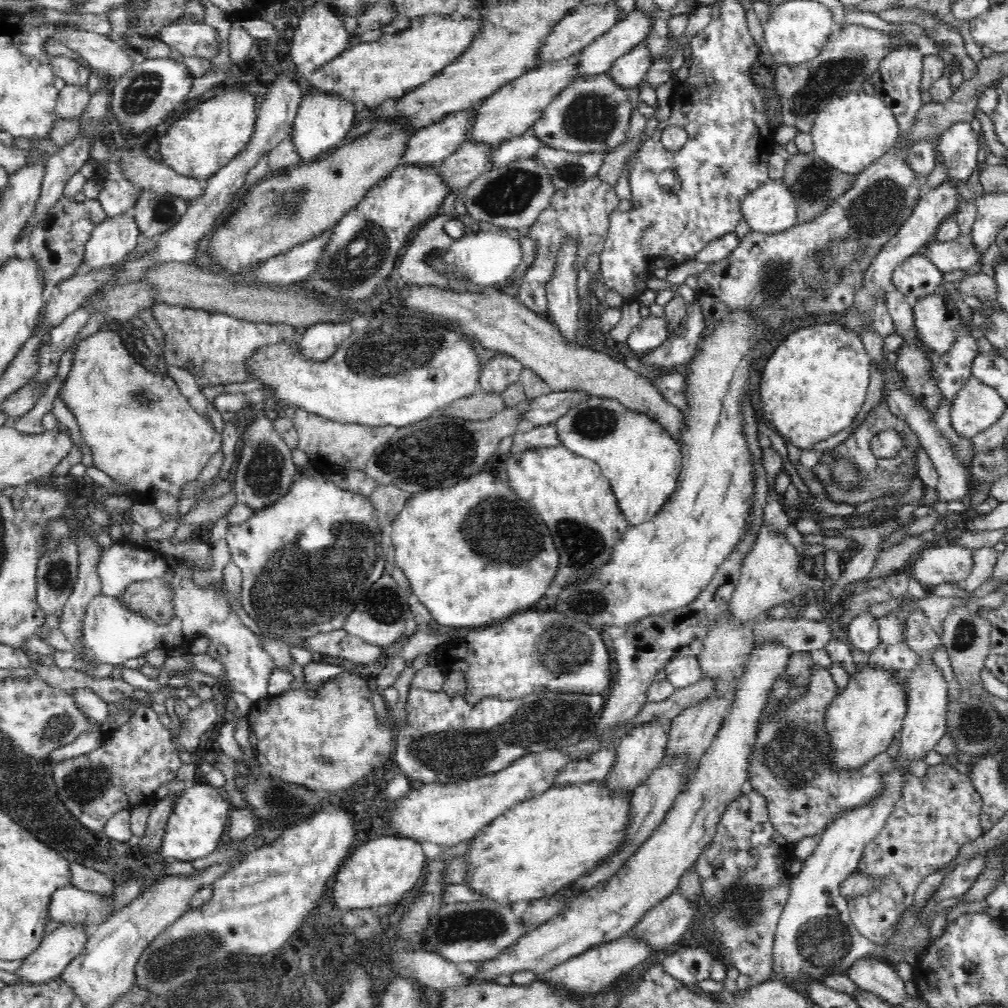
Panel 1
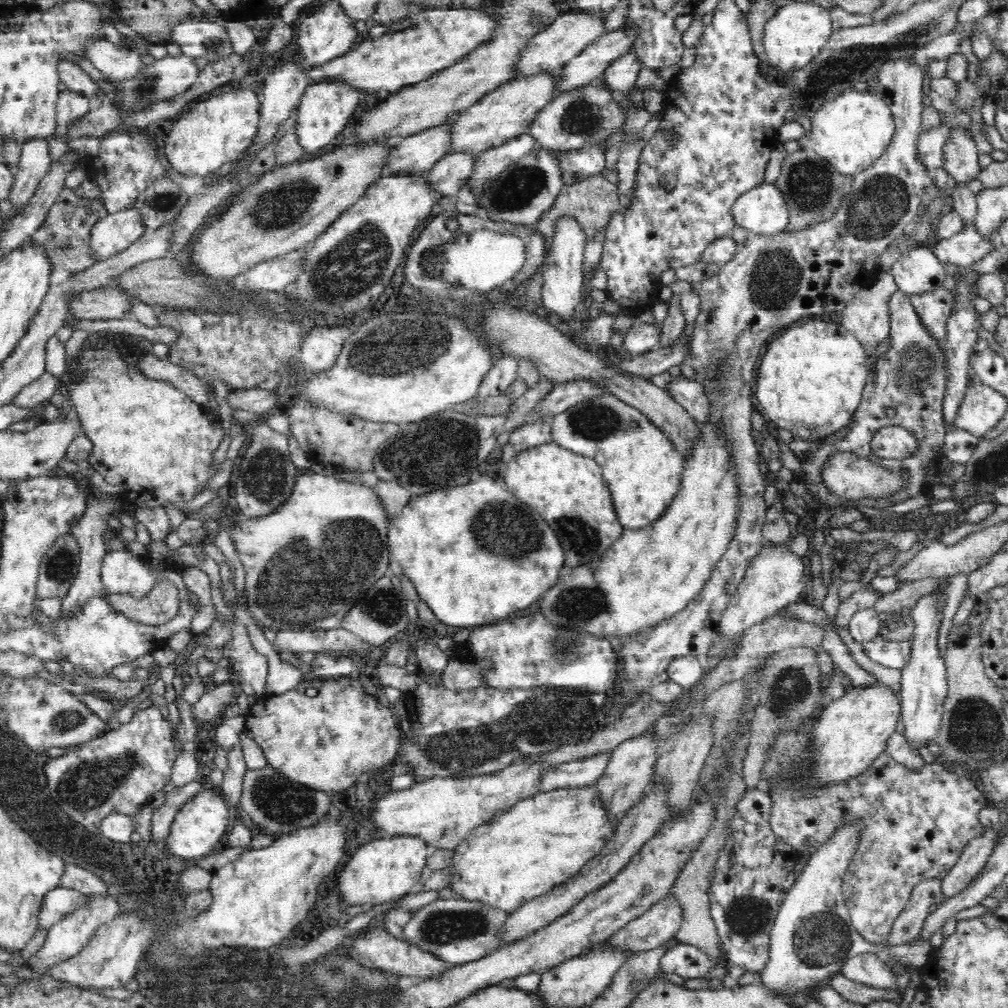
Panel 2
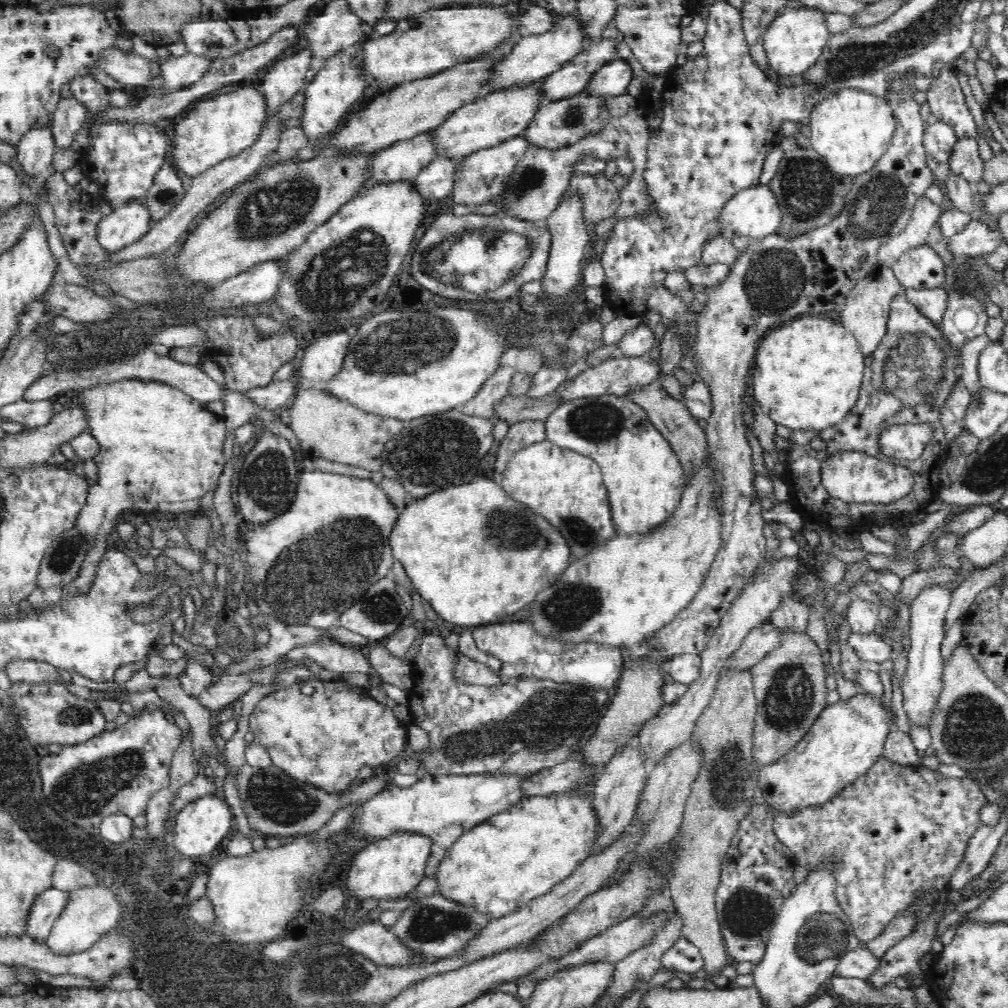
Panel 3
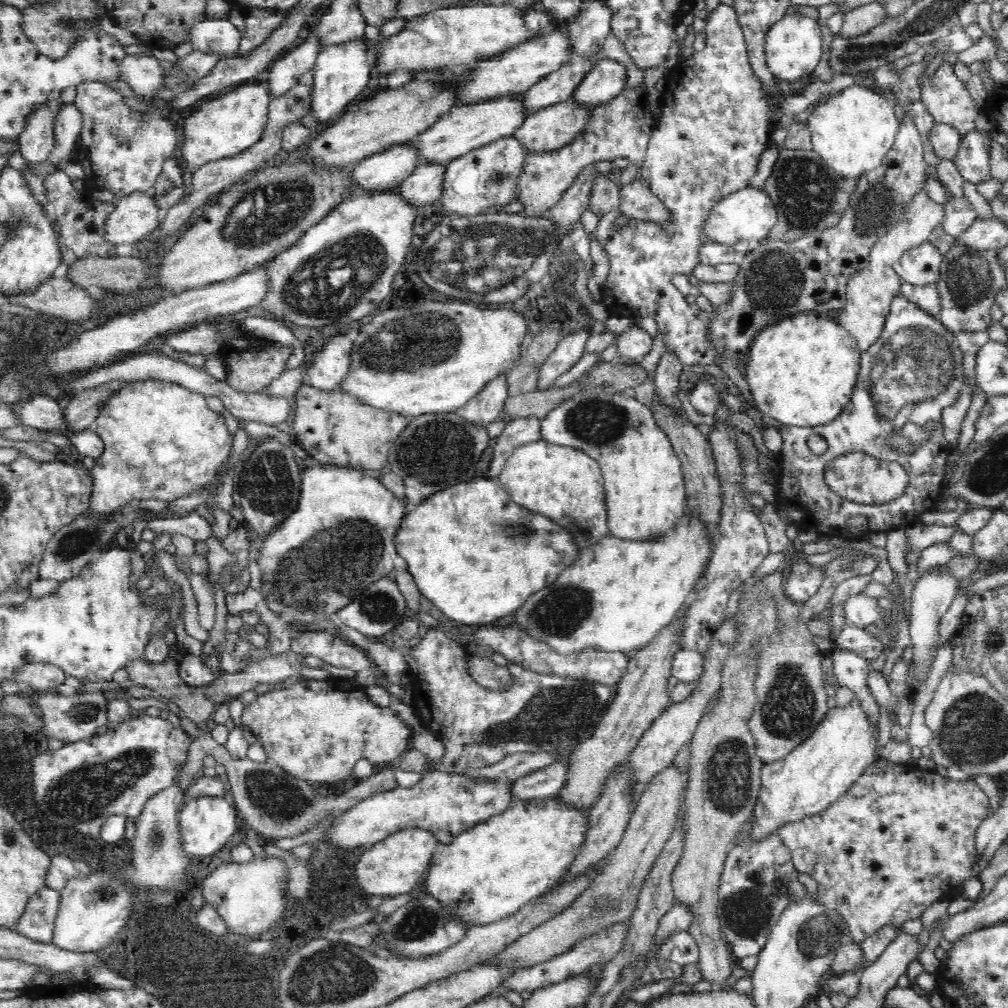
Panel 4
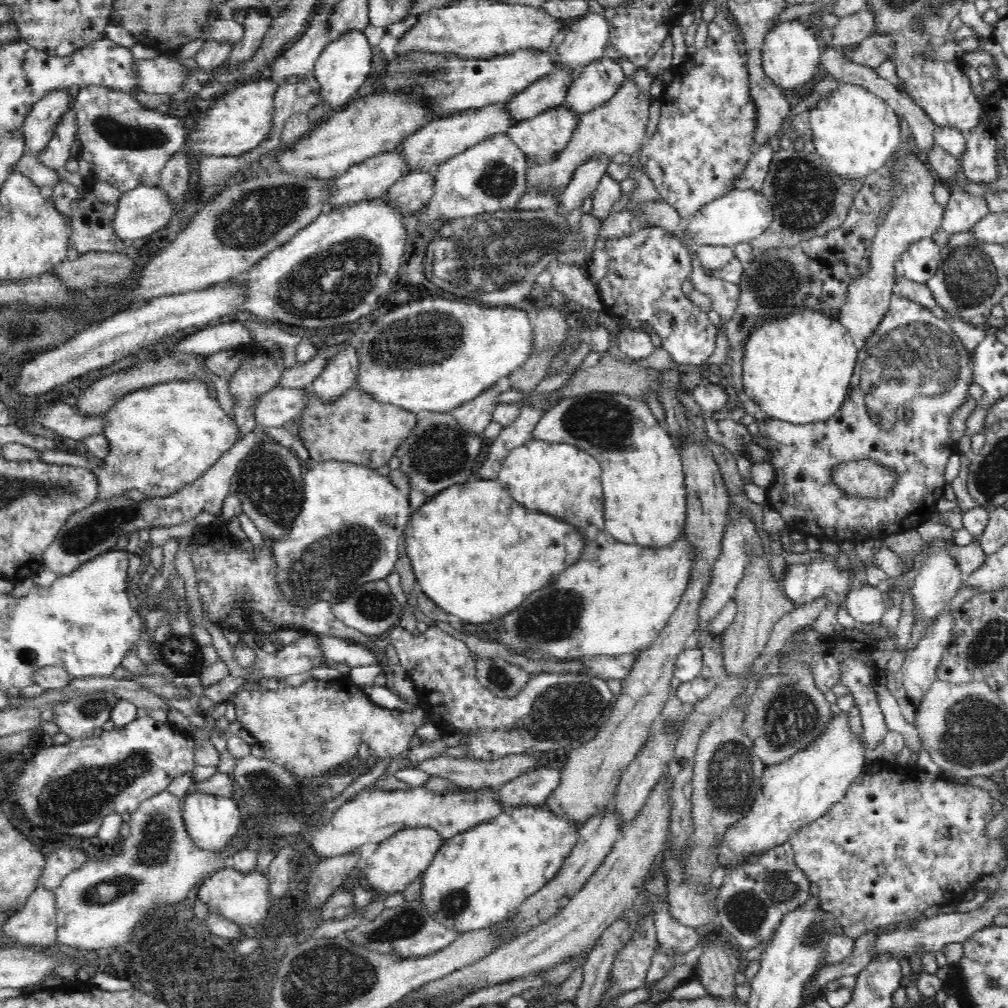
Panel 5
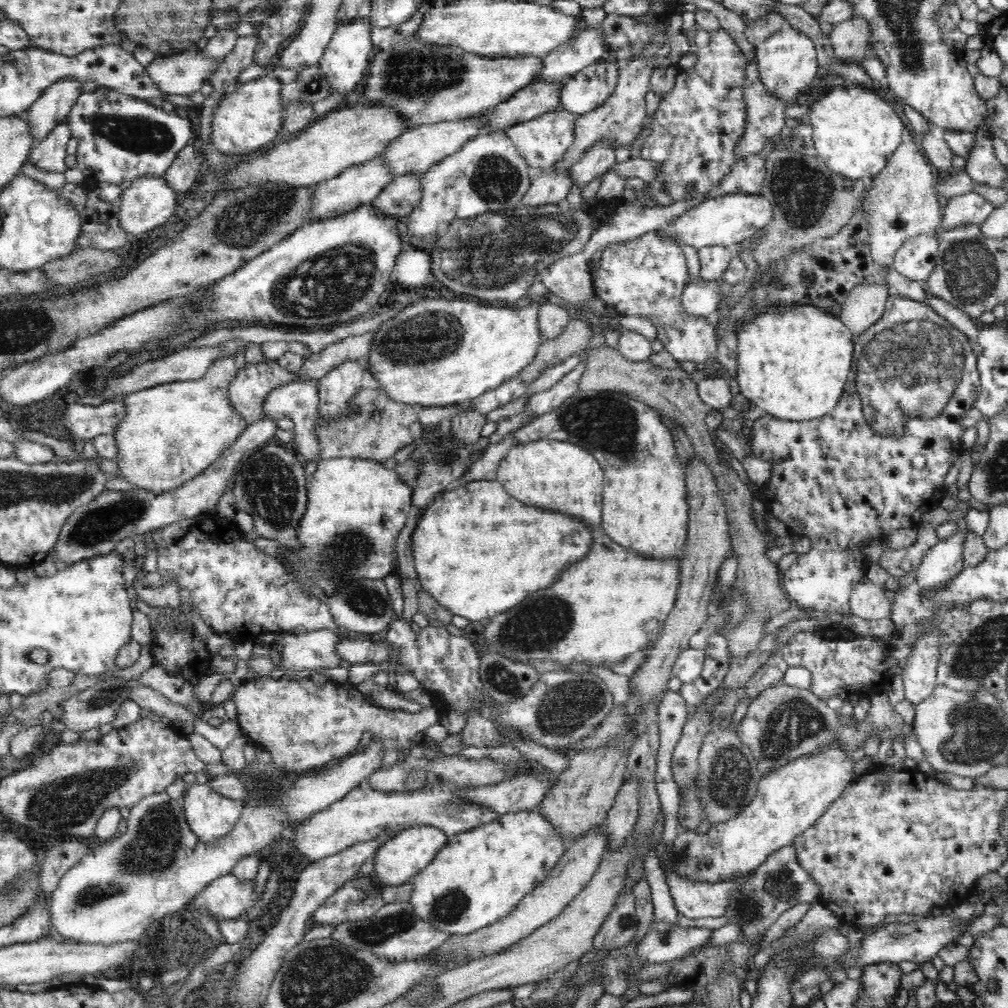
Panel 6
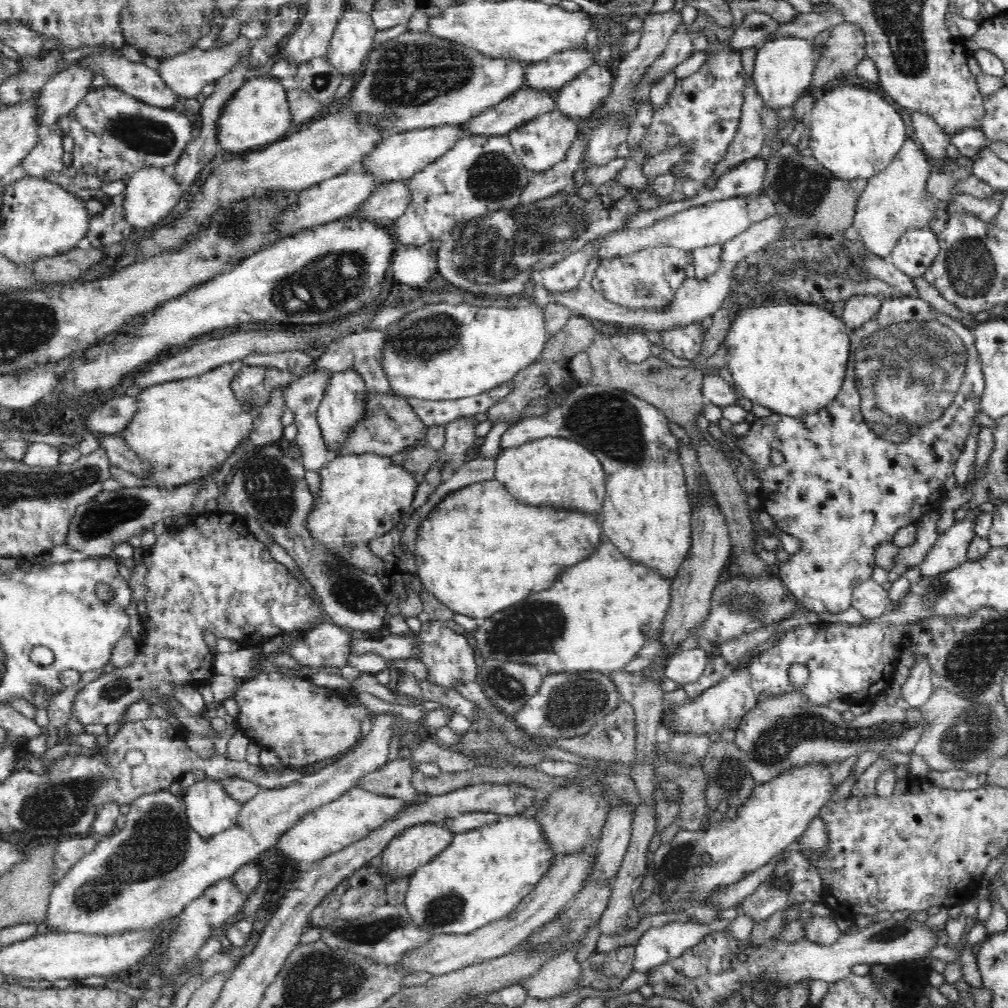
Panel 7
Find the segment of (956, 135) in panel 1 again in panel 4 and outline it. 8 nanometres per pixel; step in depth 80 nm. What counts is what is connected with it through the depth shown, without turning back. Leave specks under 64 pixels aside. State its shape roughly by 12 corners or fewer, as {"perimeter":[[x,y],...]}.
{"perimeter":[[972,130],[953,160],[965,181],[991,180],[992,134]]}

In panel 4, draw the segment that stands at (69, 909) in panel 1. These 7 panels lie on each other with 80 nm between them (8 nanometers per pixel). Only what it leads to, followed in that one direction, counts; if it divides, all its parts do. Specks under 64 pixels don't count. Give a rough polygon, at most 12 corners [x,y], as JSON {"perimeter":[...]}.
{"perimeter":[[36,891],[11,928],[50,943],[60,893]]}

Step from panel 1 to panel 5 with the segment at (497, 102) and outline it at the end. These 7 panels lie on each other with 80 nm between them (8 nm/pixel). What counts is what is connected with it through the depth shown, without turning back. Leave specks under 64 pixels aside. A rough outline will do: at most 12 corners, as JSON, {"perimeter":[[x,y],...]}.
{"perimeter":[[505,105],[432,120],[394,152],[433,173],[515,123]]}

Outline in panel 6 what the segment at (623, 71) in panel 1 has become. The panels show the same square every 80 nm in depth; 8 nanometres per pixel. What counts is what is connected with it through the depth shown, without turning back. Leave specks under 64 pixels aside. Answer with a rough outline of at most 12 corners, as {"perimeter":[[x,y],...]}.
{"perimeter":[[600,60],[568,79],[561,108],[596,110],[614,90],[618,65]]}

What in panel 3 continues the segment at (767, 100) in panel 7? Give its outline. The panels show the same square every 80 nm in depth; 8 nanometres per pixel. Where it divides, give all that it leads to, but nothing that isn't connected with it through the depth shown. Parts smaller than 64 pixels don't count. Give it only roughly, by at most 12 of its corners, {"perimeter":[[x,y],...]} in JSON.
{"perimeter":[[787,8],[764,34],[772,70],[813,67],[831,33],[826,15]]}

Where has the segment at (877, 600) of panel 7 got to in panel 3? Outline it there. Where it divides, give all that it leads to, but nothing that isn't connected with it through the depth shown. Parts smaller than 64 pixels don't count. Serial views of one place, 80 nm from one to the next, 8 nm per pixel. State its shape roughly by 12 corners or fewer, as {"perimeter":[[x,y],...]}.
{"perimeter":[[853,597],[846,611],[848,629],[877,632],[879,603]]}

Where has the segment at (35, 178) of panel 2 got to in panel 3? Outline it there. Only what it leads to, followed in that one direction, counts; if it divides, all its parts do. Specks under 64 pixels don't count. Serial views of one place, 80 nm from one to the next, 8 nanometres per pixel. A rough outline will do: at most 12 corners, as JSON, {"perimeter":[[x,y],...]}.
{"perimeter":[[51,124],[34,126],[17,146],[26,176],[40,176],[54,156]]}

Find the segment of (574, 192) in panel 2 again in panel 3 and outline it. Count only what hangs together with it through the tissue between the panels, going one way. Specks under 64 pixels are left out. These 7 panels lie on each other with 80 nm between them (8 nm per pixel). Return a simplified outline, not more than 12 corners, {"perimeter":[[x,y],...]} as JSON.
{"perimeter":[[576,173],[567,193],[580,192],[585,222],[610,218],[621,204],[604,173]]}

